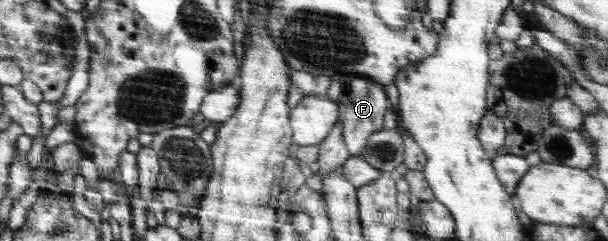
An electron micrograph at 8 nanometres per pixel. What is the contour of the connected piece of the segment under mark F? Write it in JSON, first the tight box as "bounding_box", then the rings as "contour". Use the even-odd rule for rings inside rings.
{"bounding_box":[338,75,388,156],"contour":[[[352,75],[352,81],[343,85],[343,94],[339,101],[338,122],[343,126],[344,140],[347,143],[348,152],[351,156],[361,154],[368,144],[369,136],[384,126],[384,114],[388,110],[388,97],[385,86],[366,77]]]}

